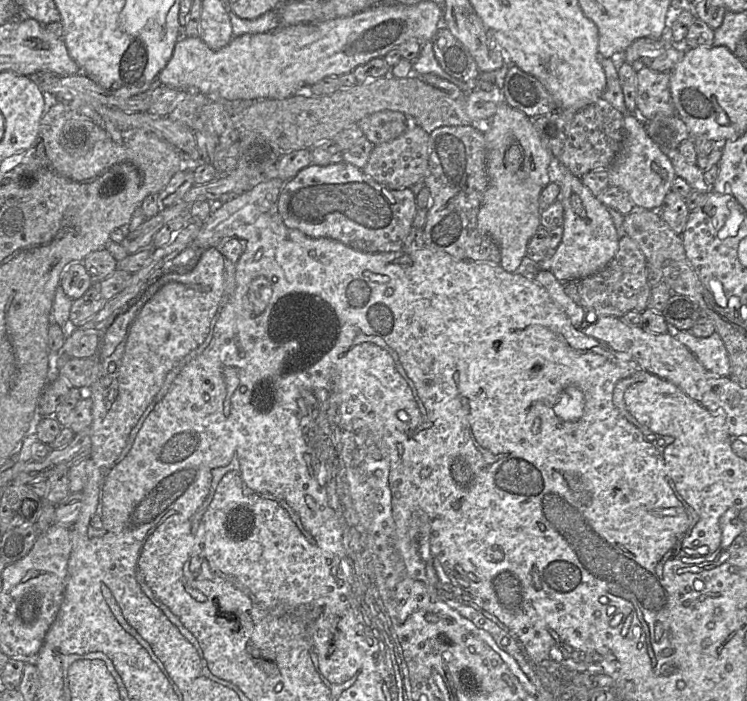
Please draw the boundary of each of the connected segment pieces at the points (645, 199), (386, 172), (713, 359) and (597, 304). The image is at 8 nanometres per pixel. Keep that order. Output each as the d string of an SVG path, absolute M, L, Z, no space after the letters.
M637 114L624 115L625 137L622 148L608 168L609 185L623 188L635 206L659 210L676 177L672 162L662 149L648 136L644 121Z
M410 126L399 137L373 147L364 166L364 174L390 189L409 188L418 181L423 181L428 170L429 132L421 126Z
M668 324L667 333L684 344L708 371L715 375L730 376L728 352L716 331L708 337L697 337L689 330L679 330Z
M626 234L619 239L618 250L613 259L600 271L564 283L565 292L587 312L599 316L622 317L629 311L643 312L647 308L651 286L647 281L647 261L637 243Z

